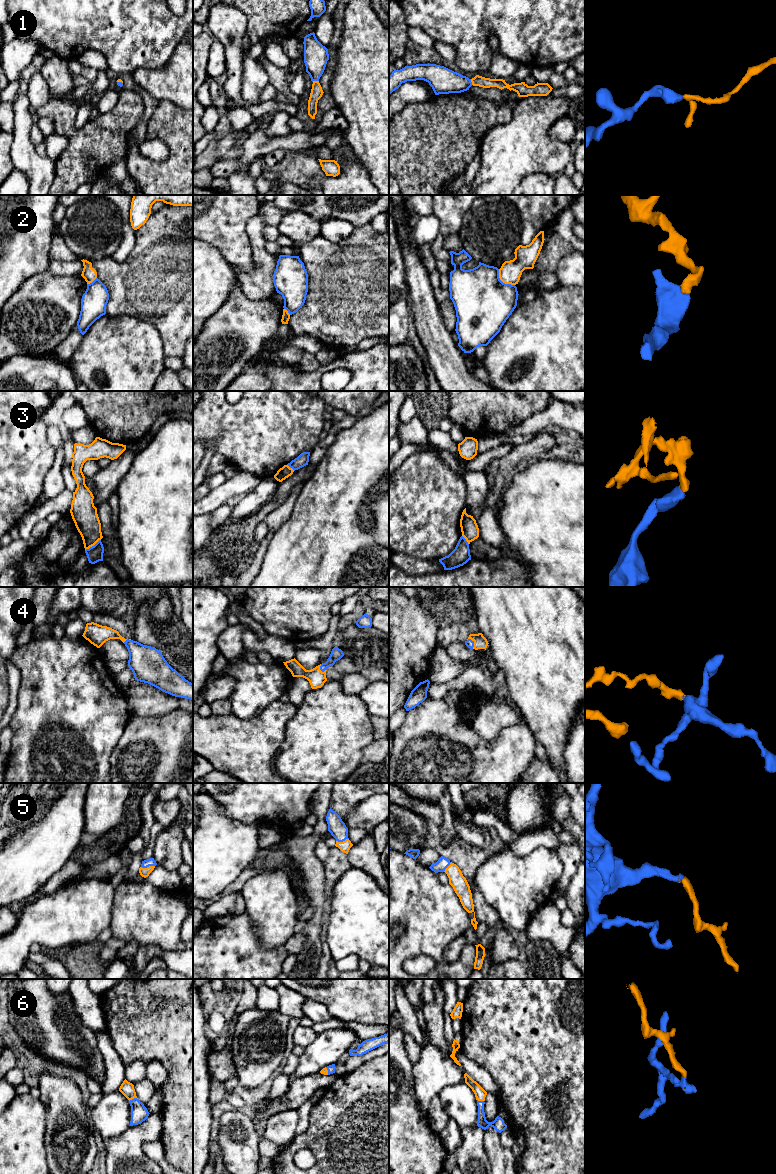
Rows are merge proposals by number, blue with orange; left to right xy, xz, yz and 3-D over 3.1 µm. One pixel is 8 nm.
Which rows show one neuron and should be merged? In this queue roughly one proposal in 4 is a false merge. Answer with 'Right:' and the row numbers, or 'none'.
Right: 1, 4, 5, 6

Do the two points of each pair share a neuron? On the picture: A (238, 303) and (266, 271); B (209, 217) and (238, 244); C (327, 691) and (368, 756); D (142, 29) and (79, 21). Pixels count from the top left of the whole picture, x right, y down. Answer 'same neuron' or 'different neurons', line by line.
A: different neurons
B: same neuron
C: different neurons
D: same neuron

